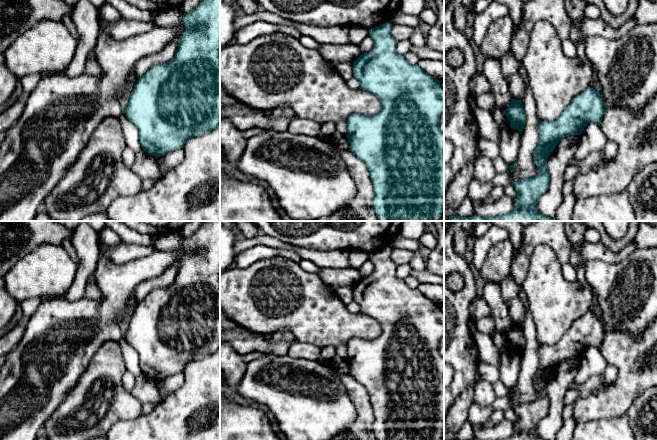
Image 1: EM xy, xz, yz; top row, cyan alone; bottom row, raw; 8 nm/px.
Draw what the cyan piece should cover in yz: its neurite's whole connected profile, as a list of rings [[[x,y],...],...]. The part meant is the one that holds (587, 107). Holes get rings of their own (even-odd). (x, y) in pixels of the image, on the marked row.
[[[587,87],[574,97],[555,121],[539,121],[539,140],[533,154],[539,172],[533,178],[512,181],[511,185],[518,193],[514,199],[514,209],[508,214],[495,217],[460,217],[454,214],[449,217],[449,221],[557,221],[540,214],[536,209],[538,199],[548,190],[550,183],[546,165],[548,157],[563,137],[581,135],[588,123],[600,126],[607,108],[601,94]]]

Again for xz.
[[[386,22],[380,26],[369,29],[369,36],[374,41],[374,48],[361,54],[353,62],[353,76],[360,82],[360,89],[375,95],[381,102],[381,109],[374,115],[351,114],[347,118],[347,139],[350,151],[354,153],[368,168],[373,184],[374,197],[372,207],[378,221],[440,221],[444,210],[444,133],[439,128],[440,115],[444,113],[444,89],[440,81],[427,74],[418,64],[410,64],[404,55],[396,51],[398,41],[392,36],[392,24]]]

